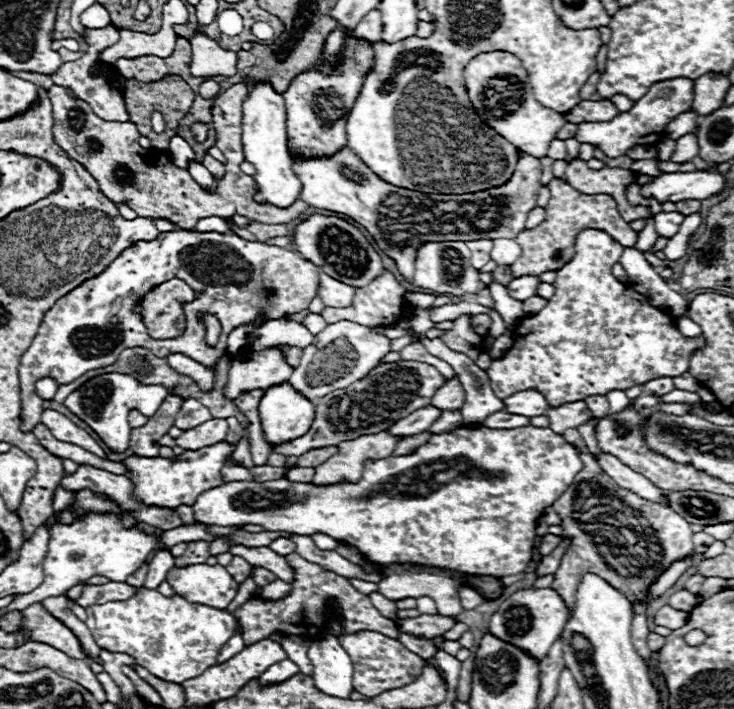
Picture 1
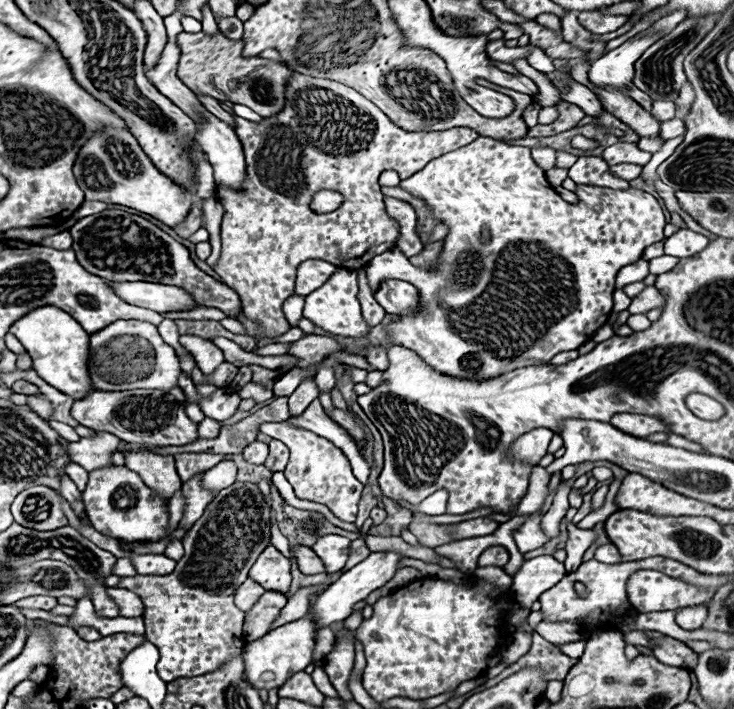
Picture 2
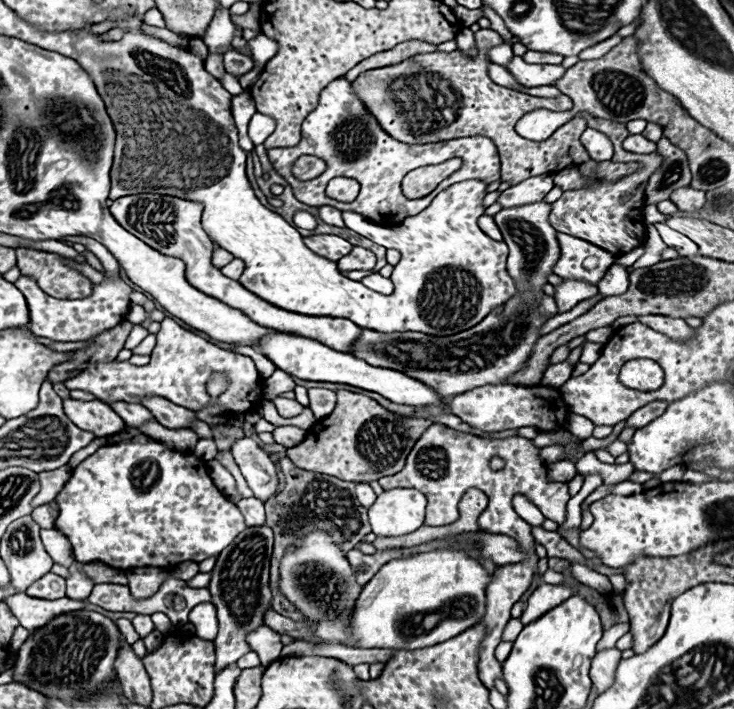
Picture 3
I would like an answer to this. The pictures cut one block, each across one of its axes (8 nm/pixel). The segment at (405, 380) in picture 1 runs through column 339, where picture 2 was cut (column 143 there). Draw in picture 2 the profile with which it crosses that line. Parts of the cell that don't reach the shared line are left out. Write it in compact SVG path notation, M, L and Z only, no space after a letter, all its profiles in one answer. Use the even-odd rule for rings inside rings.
M180 388L162 394L160 390L128 390L128 392L102 392L94 390L88 398L76 400L72 416L96 432L110 432L124 442L148 444L148 446L184 446L198 440L198 424L192 422L186 412L186 396Z

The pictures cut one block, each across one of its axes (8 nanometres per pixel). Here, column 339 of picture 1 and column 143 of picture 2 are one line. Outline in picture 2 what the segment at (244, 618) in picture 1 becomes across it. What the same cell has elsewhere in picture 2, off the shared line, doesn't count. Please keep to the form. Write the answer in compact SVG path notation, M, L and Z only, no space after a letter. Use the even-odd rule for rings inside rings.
M234 482L232 486L216 494L216 498L206 506L202 518L186 532L186 536L182 538L186 552L178 560L172 574L166 574L166 576L136 574L130 578L128 576L120 578L118 586L136 592L144 602L146 638L160 650L158 674L164 682L172 682L184 676L200 676L200 674L218 670L230 658L242 654L244 612L236 608L234 592L236 592L236 586L240 586L240 582L248 578L248 570L252 562L270 544L270 526L272 526L270 506L266 504L258 484Z

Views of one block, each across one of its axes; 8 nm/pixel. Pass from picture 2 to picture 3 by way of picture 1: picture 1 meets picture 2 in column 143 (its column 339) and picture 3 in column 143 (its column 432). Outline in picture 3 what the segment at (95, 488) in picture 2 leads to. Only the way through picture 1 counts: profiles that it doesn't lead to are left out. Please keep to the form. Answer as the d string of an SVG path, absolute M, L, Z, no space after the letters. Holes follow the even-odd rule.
M144 434L114 446L98 448L92 456L82 460L56 496L56 504L60 508L56 528L72 542L74 558L82 564L104 562L120 570L140 566L170 568L188 560L202 562L220 554L220 550L246 528L238 506L228 502L214 486L206 460L190 452L168 448Z

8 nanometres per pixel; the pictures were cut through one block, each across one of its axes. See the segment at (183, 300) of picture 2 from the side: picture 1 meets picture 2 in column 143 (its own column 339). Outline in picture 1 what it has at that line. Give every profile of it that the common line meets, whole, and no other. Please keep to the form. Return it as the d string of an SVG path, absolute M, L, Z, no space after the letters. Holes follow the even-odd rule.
M320 272L320 284L318 284L318 298L326 306L348 306L354 298L354 288L330 278L328 274Z

